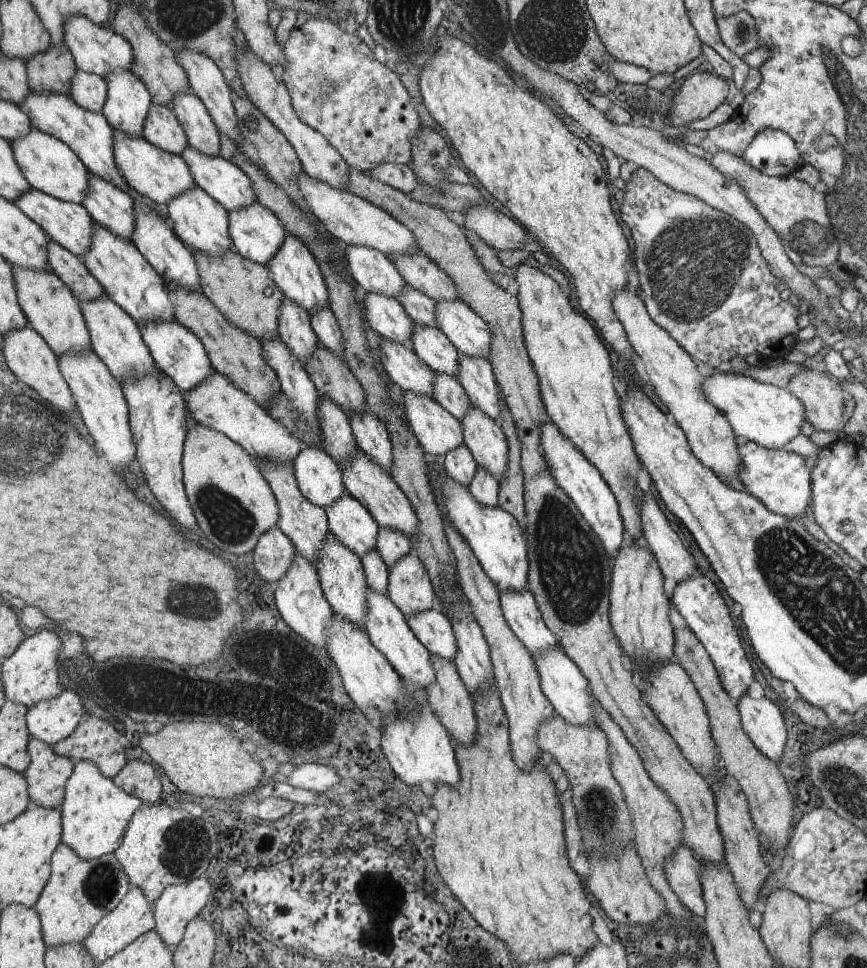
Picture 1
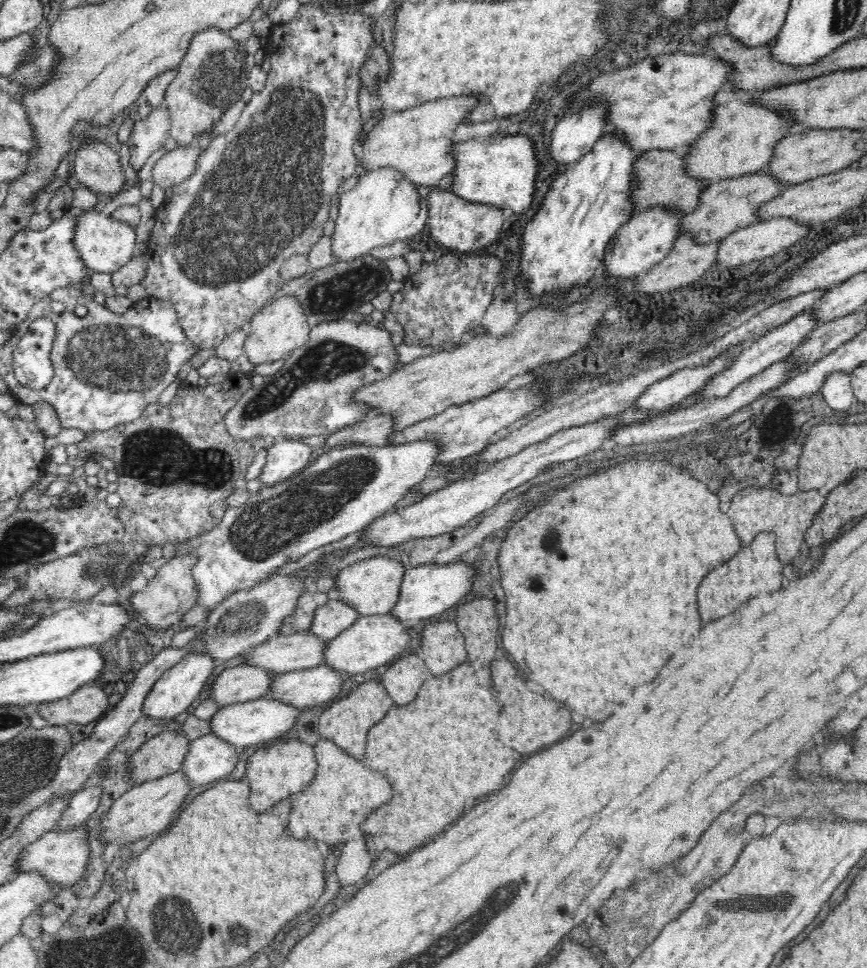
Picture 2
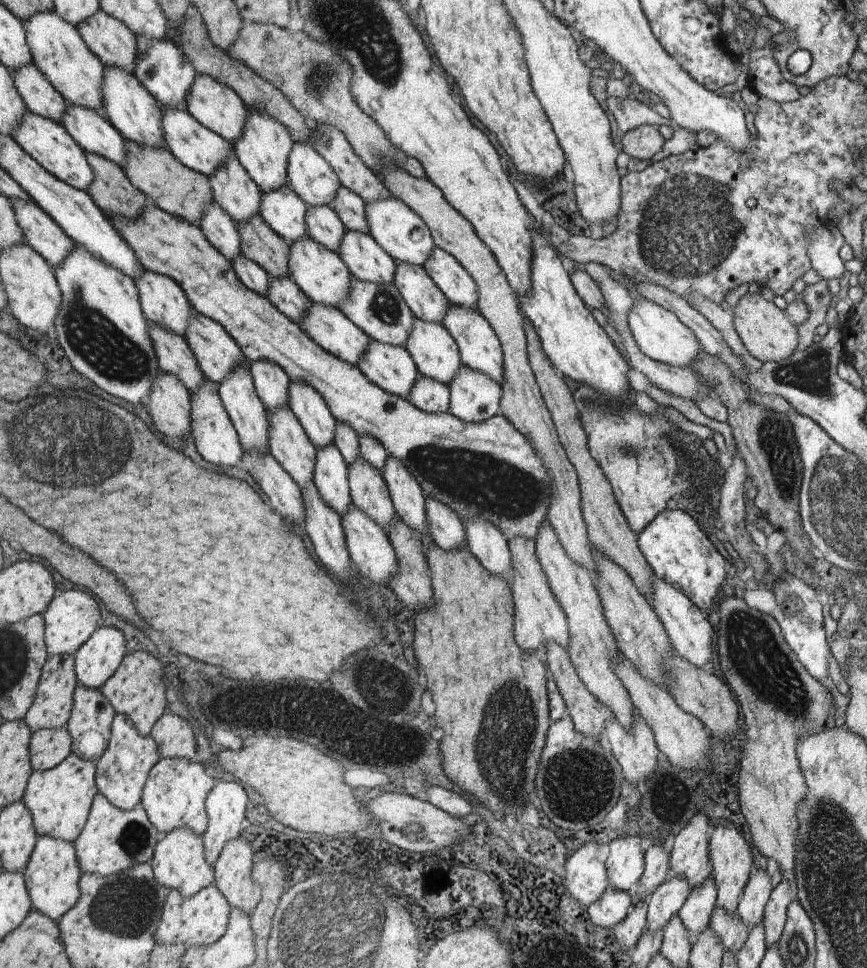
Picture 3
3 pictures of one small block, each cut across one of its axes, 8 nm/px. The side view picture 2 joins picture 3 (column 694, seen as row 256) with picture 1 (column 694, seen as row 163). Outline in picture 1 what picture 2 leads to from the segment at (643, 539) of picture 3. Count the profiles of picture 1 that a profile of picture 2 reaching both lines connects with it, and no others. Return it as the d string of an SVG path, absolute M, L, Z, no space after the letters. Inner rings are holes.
M700 571L696 572L685 582L678 584L674 590L674 605L686 620L688 627L705 646L705 650L712 656L713 663L716 664L720 672L721 682L725 690L734 700L740 700L748 692L748 686L754 682L754 672L752 666L746 658L746 652L742 648L742 642L736 634L734 622L730 618L730 610L720 596L718 588L714 582L707 578Z

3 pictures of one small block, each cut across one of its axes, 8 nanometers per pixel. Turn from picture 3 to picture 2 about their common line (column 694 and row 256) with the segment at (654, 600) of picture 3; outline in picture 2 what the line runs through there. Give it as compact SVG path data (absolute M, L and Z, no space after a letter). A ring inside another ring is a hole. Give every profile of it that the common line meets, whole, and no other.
M652 208L636 212L608 242L600 274L605 278L634 278L647 273L670 252L678 236L678 222L684 214L676 209Z

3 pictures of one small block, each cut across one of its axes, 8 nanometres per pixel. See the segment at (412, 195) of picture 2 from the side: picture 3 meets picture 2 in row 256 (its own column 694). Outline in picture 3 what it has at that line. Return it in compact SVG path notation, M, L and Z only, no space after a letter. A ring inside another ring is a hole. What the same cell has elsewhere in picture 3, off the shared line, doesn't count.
M644 297L639 301L634 300L628 315L628 324L638 348L659 363L666 363L678 369L691 368L693 362L700 357L700 352L703 352L700 340L693 330L690 330L677 315L653 300Z

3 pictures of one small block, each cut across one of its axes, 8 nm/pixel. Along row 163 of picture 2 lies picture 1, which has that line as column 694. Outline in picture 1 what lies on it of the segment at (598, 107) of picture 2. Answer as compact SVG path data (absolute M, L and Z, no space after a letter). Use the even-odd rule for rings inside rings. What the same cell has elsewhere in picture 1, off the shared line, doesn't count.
M641 490L639 497L641 498L641 528L643 531L643 542L648 546L649 550L653 552L654 556L656 556L660 564L660 570L662 570L662 574L665 578L674 580L676 585L685 582L695 574L695 571L699 571L694 556L684 548L680 536L672 530L668 518L662 513L662 508L660 508L658 500L654 498L651 492L648 491L645 493Z

